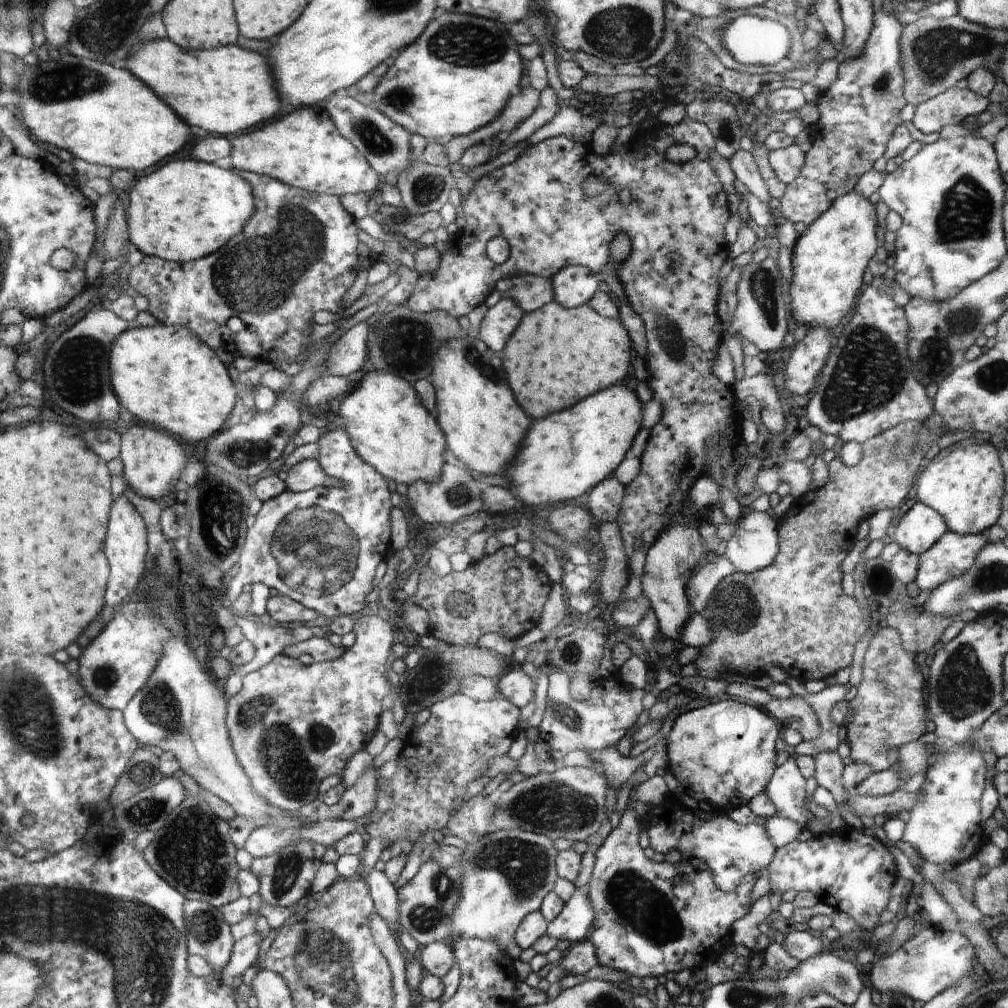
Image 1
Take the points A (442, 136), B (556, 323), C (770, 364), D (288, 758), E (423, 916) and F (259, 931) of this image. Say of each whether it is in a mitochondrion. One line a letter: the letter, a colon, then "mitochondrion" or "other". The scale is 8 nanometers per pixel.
A: other
B: other
C: other
D: mitochondrion
E: mitochondrion
F: other

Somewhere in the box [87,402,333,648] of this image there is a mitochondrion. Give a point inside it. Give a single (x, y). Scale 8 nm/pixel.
(221, 509)

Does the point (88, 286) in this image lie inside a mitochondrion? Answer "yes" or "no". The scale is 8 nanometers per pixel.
no

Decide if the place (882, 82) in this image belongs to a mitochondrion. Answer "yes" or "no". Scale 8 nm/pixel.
yes

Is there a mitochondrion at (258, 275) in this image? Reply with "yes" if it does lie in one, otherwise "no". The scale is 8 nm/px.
yes

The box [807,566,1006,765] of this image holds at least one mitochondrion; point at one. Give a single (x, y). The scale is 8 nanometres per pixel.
(963, 687)

